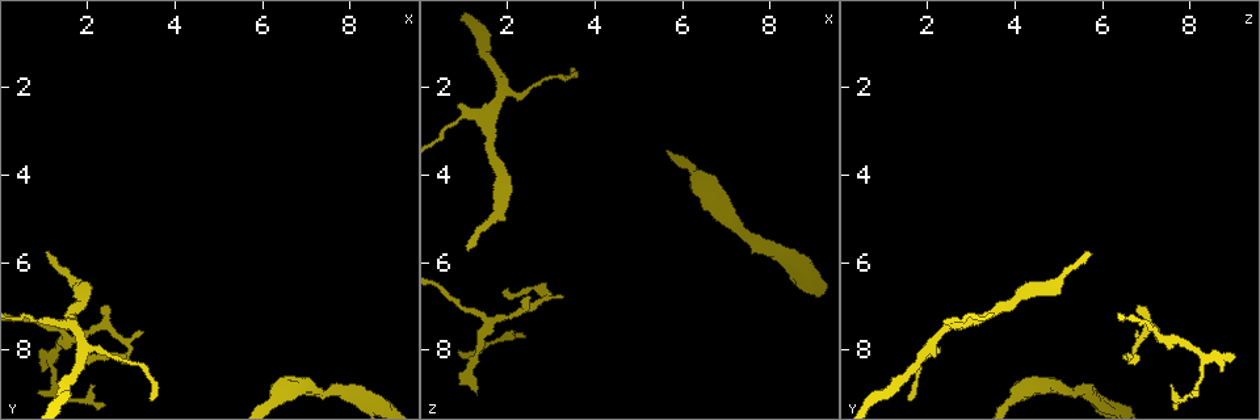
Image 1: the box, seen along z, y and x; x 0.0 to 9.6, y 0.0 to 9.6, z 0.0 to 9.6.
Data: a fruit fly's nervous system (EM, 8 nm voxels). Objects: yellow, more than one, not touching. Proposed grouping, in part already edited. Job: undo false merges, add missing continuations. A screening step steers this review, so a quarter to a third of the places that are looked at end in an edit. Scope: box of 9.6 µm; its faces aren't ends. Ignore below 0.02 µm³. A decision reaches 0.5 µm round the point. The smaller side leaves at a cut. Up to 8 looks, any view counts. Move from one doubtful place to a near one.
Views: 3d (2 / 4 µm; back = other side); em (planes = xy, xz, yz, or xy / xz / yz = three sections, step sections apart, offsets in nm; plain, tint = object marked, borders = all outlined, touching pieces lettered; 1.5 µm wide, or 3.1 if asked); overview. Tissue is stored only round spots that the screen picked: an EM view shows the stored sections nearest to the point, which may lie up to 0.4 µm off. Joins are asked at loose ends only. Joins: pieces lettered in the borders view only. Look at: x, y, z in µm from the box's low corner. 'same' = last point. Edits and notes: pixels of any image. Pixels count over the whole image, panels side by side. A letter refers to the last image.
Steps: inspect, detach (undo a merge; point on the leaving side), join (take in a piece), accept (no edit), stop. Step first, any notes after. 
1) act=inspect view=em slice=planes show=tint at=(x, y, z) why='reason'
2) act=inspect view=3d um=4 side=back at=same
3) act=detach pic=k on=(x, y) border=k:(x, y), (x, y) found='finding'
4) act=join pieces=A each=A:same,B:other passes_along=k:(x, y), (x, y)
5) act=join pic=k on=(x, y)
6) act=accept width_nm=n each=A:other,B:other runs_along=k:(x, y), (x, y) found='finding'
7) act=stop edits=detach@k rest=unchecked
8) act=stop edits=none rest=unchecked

act=inspect view=3d um=2 at=(1.10, 5.85, 5.75)

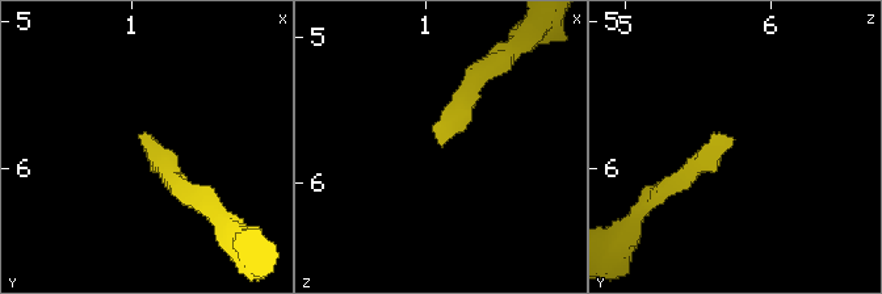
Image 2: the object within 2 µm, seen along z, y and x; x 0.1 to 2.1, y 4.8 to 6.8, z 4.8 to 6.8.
act=inspect view=em slice=planes show=tint at=(1.06, 5.78, 5.74)

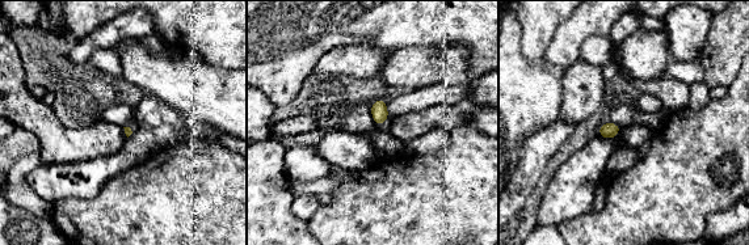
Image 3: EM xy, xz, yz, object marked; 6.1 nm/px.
act=inspect view=em slice=planes show=borders at=same why='what lies round it'

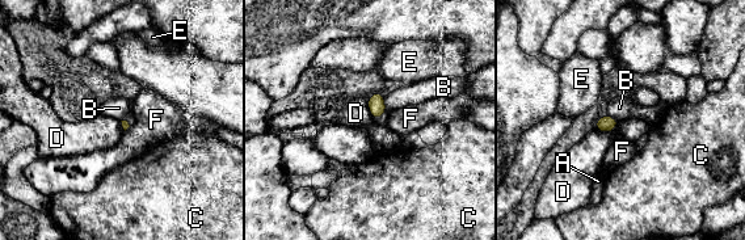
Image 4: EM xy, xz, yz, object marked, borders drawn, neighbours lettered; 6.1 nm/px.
act=accept each=A:other,B:other,C:other,D:other,E:other,F:other border=4:(619, 121), (609, 131), (596, 129) found='none of them fits'

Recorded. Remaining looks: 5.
act=inspect view=em slice=yz step=4 show=borders at=(2.35, 6.95, 6.75) why='branch stops here'

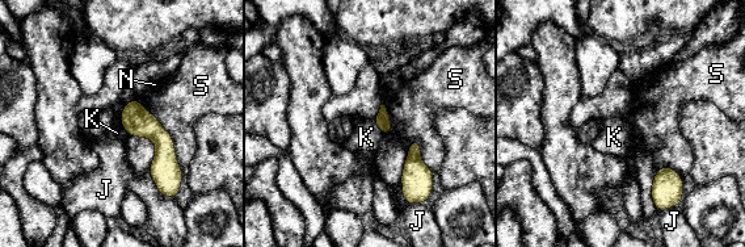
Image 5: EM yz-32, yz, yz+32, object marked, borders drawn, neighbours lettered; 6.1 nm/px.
act=inspect view=em slice=planes show=borders at=same

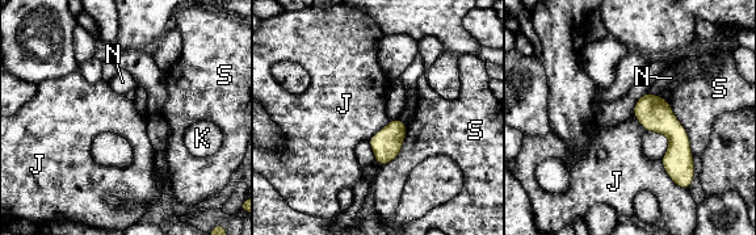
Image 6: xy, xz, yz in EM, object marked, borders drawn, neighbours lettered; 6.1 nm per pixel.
act=accept longest_contact=S:400nm each=J:other,K:other,N:other,S:other found='none of them fits'

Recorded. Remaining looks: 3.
act=inspect view=3d um=2 at=(1.80, 7.85, 2.05) why='a fork'

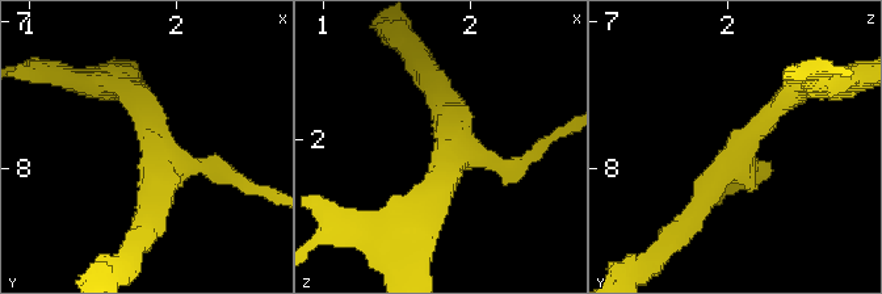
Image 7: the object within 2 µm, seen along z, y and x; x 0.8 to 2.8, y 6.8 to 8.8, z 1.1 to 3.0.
act=inspect view=em slice=planes show=borders at=(1.86, 7.84, 2.10) why='shape alone is not enough'

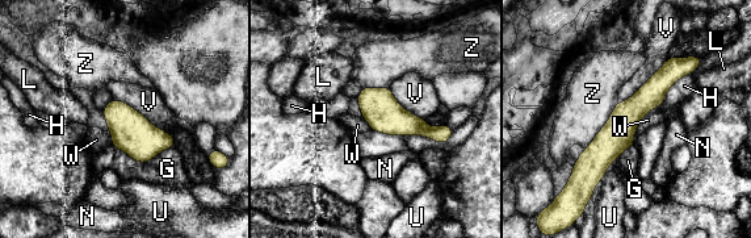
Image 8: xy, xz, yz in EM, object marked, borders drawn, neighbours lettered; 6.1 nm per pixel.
act=accept width_nm=200 each=G:other,H:other,L:other,N:other,U:other,V:other,W:other,Z:other found='all the same neuron'

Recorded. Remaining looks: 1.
act=stop edits=none rest=unchecked

